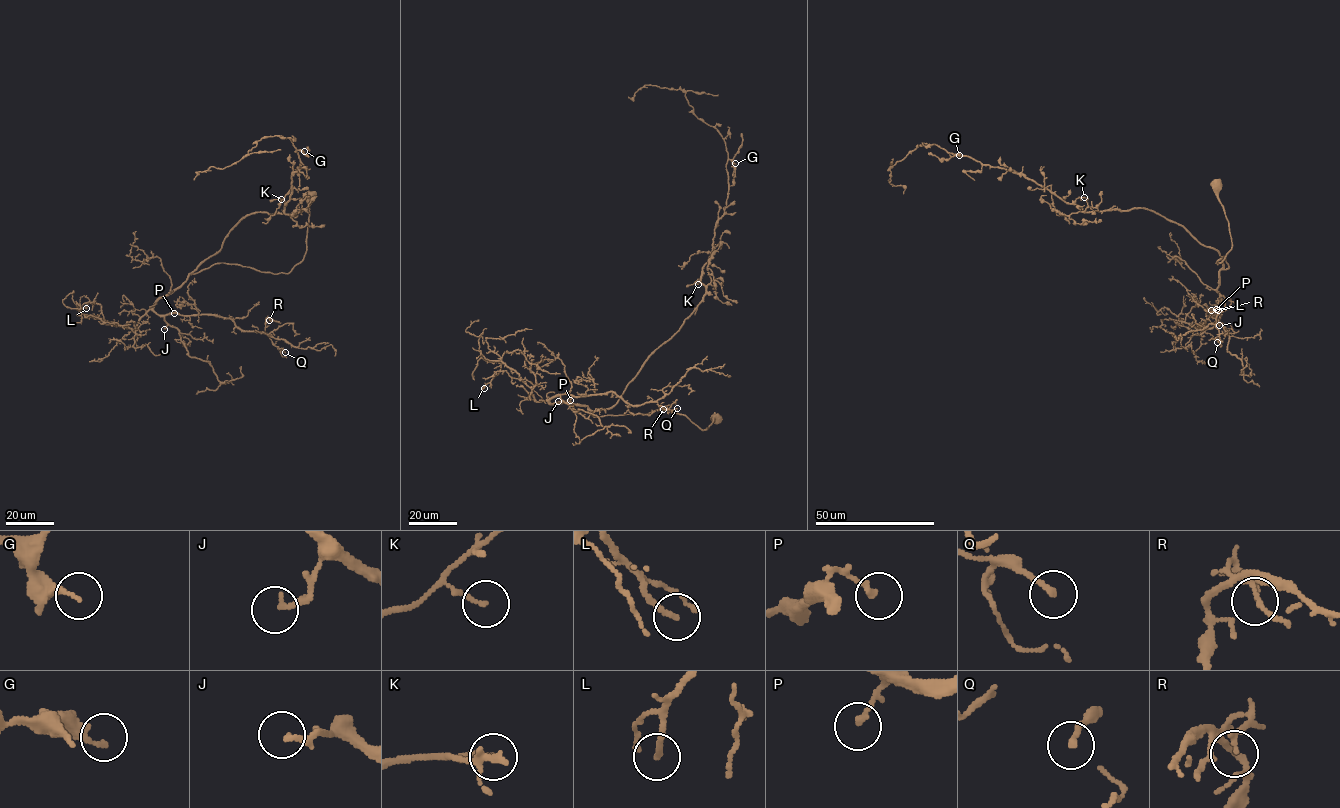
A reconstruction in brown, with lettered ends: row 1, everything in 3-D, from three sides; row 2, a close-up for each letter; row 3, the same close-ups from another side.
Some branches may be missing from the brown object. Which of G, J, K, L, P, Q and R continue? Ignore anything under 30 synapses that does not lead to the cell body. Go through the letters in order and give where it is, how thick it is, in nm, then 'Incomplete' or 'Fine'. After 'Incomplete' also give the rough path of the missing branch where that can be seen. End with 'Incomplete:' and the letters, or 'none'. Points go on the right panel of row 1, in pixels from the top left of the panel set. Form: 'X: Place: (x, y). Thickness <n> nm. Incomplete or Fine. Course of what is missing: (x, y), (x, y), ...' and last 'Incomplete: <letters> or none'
G: Place: (959, 155). Thickness 190 nm. Fine
J: Place: (1219, 325). Thickness 200 nm. Fine
K: Place: (1084, 197). Thickness 110 nm. Fine
L: Place: (1211, 310). Thickness 170 nm. Fine
P: Place: (1216, 309). Thickness 180 nm. Fine
Q: Place: (1217, 342). Thickness 180 nm. Fine
R: Place: (1218, 310). Thickness 150 nm. Fine
Incomplete: none

